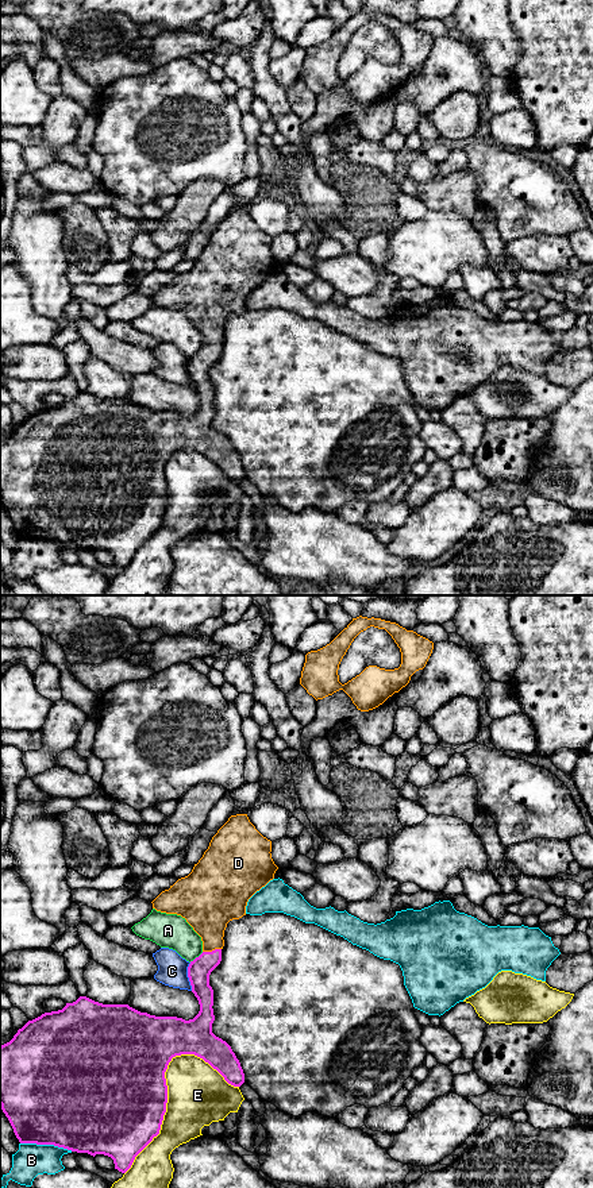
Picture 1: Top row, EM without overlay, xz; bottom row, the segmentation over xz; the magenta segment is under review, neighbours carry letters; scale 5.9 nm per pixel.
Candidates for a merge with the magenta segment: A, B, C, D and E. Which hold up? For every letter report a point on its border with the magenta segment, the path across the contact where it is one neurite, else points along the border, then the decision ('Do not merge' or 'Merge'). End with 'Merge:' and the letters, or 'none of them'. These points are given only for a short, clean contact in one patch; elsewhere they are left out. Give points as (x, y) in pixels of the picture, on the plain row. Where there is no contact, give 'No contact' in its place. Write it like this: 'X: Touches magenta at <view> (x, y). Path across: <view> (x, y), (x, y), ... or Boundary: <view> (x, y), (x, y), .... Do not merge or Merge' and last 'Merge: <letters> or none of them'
A: Touches magenta at xz (196, 353). Do not merge
B: Touches magenta at xz (46, 539). Do not merge
C: Touches magenta at xz (188, 371). Do not merge
D: Touches magenta at xz (212, 346). Merge
E: Touches magenta at xz (165, 478). Do not merge
Merge: D

